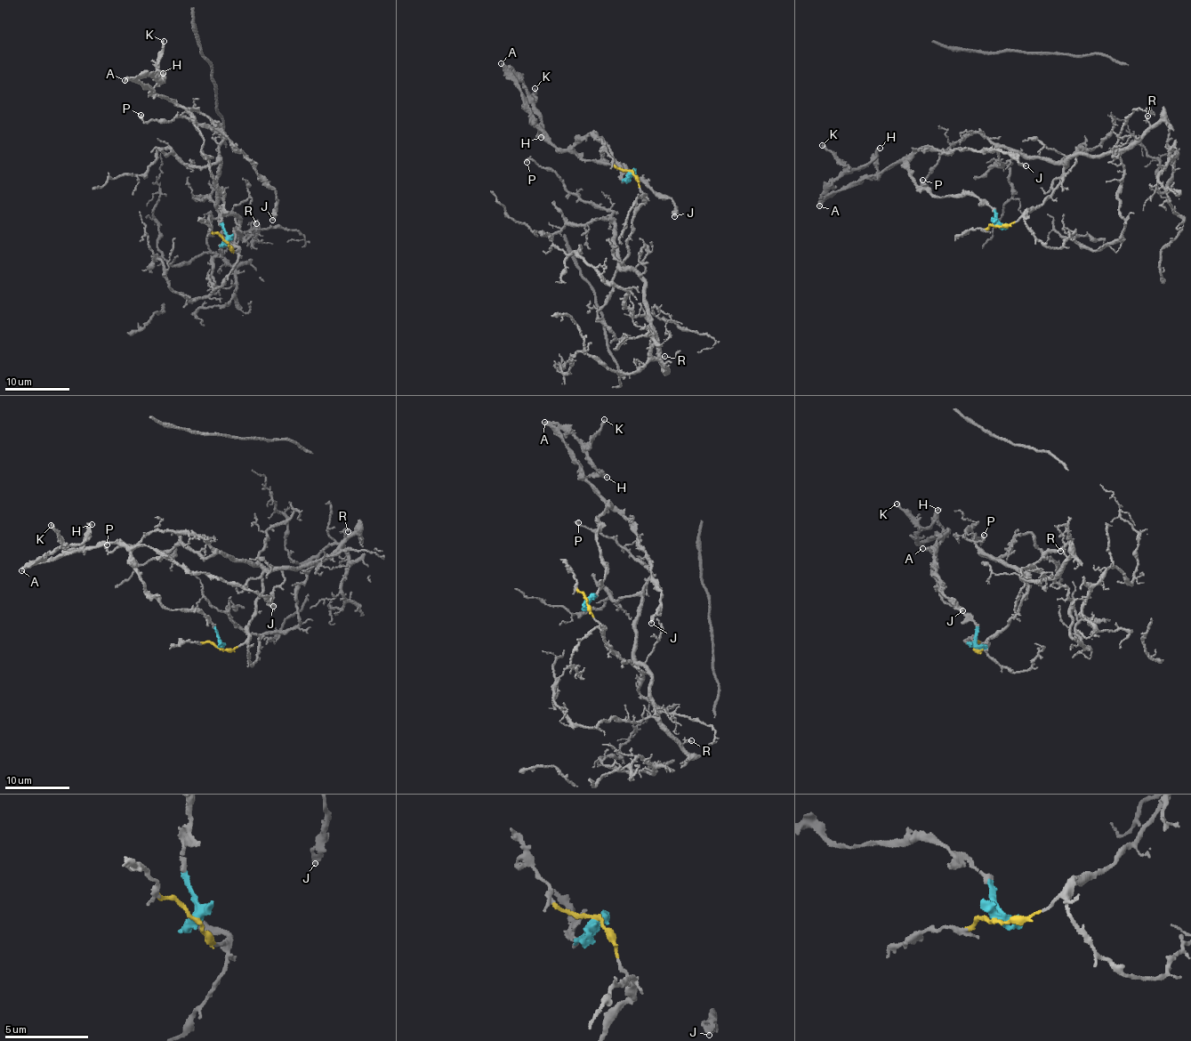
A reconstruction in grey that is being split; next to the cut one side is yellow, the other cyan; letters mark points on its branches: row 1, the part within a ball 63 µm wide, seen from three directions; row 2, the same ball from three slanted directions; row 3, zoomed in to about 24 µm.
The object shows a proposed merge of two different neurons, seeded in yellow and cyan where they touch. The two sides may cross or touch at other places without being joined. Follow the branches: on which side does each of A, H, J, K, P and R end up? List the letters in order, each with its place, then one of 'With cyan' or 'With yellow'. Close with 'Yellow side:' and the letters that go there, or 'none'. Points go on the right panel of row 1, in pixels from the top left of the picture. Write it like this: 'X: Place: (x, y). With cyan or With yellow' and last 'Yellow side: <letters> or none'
A: Place: (819, 205). With cyan
H: Place: (880, 148). With cyan
J: Place: (1026, 165). With cyan
K: Place: (822, 145). With cyan
P: Place: (922, 180). With yellow
R: Place: (1147, 116). With yellow
Yellow side: P, R

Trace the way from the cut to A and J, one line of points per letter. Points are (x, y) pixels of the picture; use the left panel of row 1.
A: (227, 241), (221, 214), (223, 197), (203, 153), (196, 119), (148, 89), (148, 85), (131, 78), (124, 81)
J: (227, 241), (222, 192), (189, 112), (218, 122), (264, 177), (276, 195), (273, 220)

